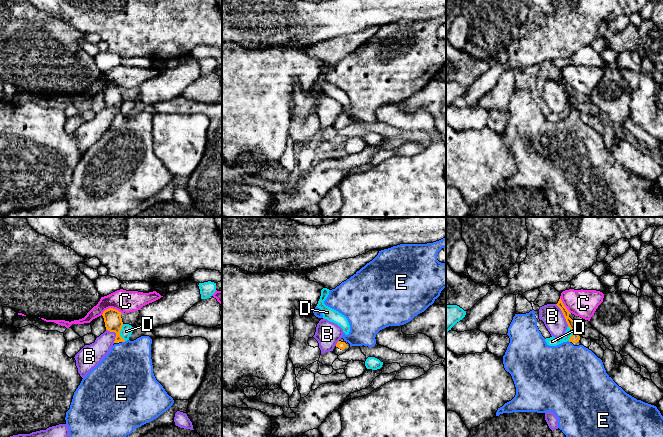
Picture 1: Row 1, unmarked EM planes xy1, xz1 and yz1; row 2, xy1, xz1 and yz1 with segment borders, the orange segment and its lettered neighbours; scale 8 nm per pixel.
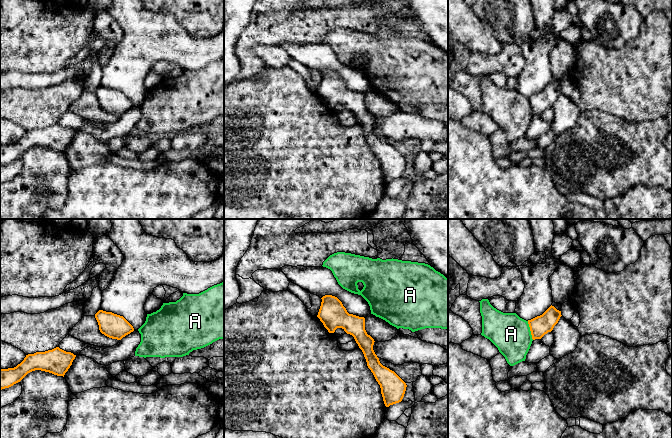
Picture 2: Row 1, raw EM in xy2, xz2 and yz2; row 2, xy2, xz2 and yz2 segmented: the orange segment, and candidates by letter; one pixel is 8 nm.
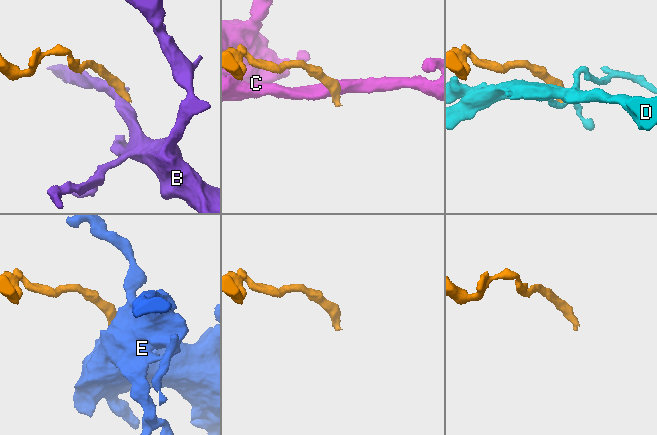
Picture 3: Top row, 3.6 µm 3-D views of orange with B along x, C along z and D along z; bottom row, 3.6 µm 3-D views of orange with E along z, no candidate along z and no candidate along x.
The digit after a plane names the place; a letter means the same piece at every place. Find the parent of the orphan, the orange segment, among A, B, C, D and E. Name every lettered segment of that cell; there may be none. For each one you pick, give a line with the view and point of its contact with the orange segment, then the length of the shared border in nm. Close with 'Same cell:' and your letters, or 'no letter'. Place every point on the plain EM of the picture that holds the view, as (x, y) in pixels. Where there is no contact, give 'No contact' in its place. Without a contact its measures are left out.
E: Touches orange at xy1 (123, 117). Shared border 30 nm
Same cell: E

